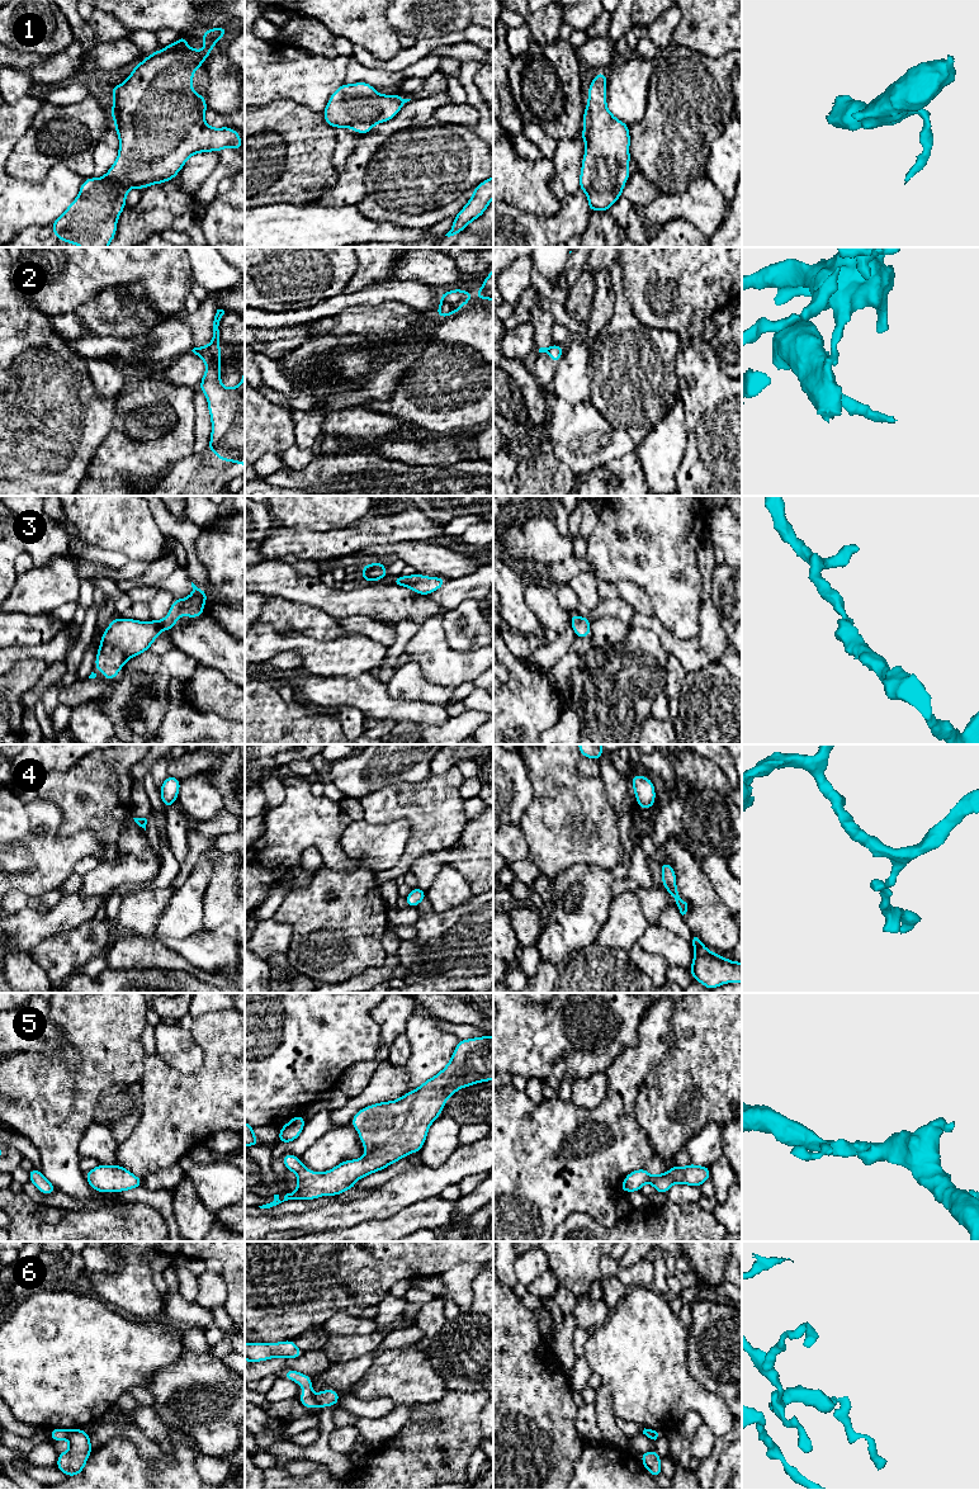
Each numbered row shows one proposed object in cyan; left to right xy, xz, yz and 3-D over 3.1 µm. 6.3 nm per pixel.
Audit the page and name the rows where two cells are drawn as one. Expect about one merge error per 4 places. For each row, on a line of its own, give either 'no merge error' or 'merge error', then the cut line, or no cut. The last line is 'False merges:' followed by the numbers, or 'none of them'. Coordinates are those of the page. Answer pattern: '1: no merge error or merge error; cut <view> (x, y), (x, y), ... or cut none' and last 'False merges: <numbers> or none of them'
1: no merge error; cut none
2: merge error; cut xz (441, 299), (453, 307), (462, 306)
3: no merge error; cut none
4: no merge error; cut none
5: no merge error; cut none
6: merge error; cut xy (66, 1431), (67, 1437)
False merges: 2, 6

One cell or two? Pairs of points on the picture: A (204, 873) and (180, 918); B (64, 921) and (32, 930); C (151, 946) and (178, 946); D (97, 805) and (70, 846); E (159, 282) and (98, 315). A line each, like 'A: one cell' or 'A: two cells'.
A: one cell
B: one cell
C: two cells
D: two cells
E: two cells

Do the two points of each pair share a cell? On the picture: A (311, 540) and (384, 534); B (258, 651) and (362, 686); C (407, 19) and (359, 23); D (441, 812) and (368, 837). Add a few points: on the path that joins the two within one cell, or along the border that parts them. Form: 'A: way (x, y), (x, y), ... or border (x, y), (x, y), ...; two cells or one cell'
A: way (329, 540), (350, 540), (360, 534), (367, 534); one cell
B: border (306, 670), (327, 676), (360, 676), (364, 673); two cells
C: border (384, 13), (388, 24), (401, 37); two cells
D: border (377, 823), (398, 819), (407, 822), (403, 852); two cells

